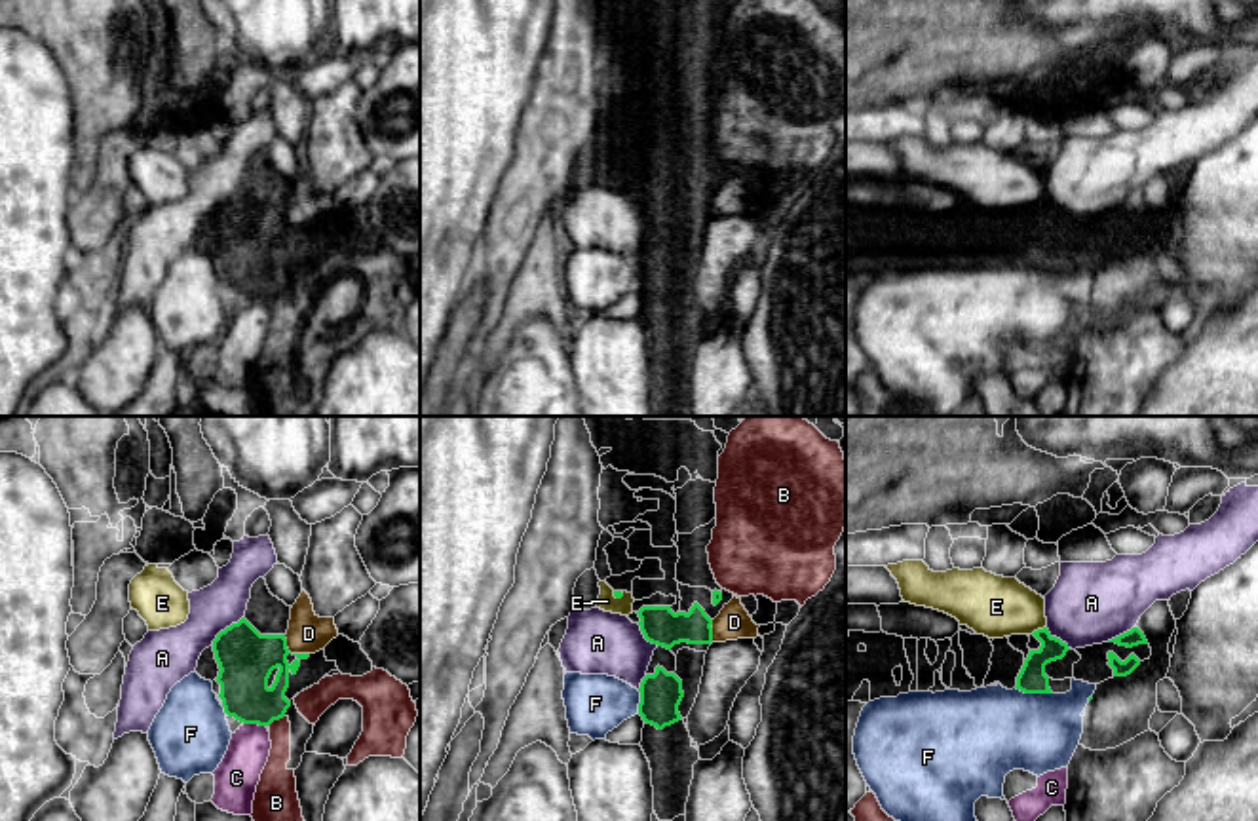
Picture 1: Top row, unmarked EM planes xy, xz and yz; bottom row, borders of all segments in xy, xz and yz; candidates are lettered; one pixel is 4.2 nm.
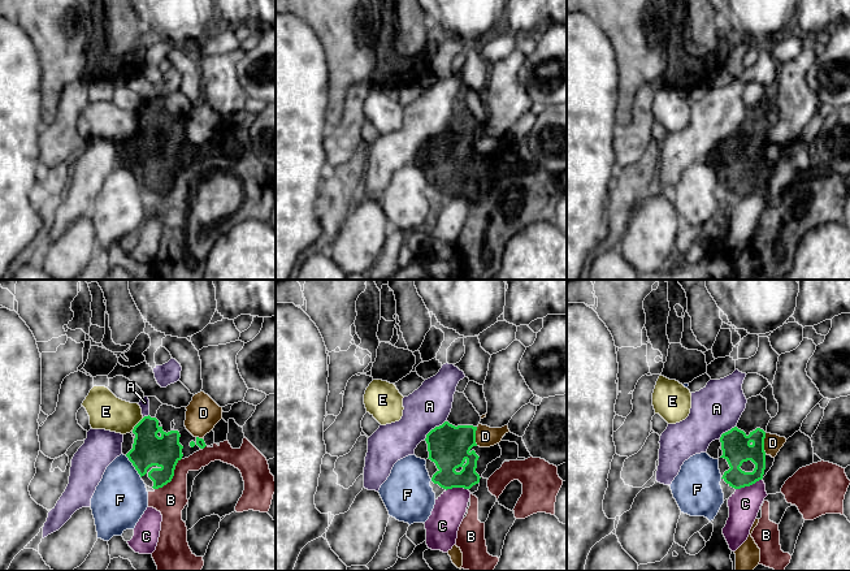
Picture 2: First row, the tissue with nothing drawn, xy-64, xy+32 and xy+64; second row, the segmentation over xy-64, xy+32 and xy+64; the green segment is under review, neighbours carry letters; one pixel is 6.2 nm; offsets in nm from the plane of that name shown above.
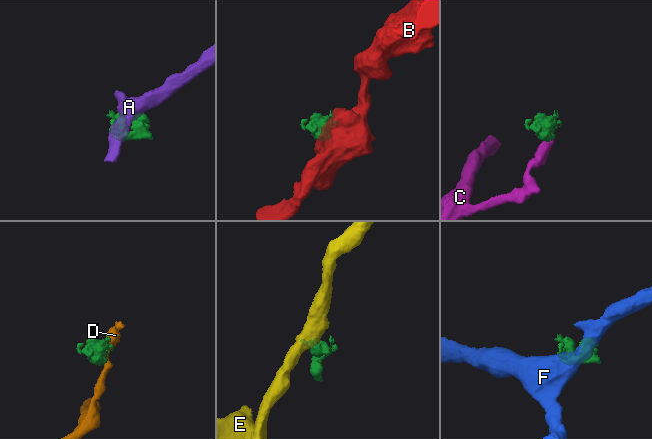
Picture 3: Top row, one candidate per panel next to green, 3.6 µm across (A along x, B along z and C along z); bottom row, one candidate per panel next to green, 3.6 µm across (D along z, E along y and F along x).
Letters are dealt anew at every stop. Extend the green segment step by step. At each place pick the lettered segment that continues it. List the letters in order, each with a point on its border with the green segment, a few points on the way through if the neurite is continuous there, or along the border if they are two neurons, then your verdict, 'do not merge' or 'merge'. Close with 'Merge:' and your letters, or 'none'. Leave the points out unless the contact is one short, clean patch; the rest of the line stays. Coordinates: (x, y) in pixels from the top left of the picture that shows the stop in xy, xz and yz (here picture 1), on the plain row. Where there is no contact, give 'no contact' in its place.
A: meets green in xy at (227, 202); border along xy (242, 190), (227, 200), (211, 219); do not merge
B: meets green in xy at (276, 293); do not merge
C: meets green in xy at (255, 297); border along xy (244, 297), (265, 301); do not merge
D: meets green in xy at (289, 227); border along xy (284, 210), (285, 221), (291, 227), (308, 229); do not merge
E: meets green in yz at (1038, 204); border along yz (1046, 200), (1030, 208); do not merge
F: meets green in yz at (1034, 267); border along yz (1015, 261), (1025, 267), (1051, 268); do not merge
Merge: none

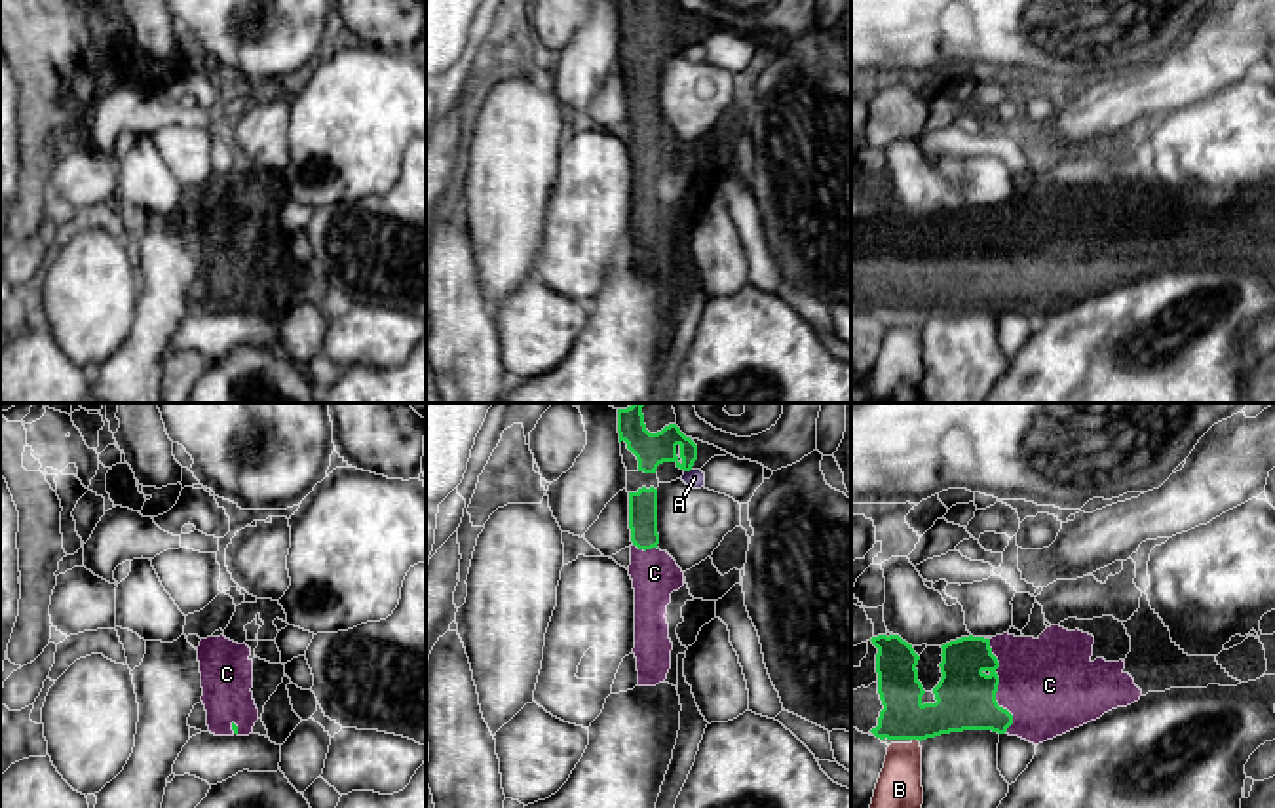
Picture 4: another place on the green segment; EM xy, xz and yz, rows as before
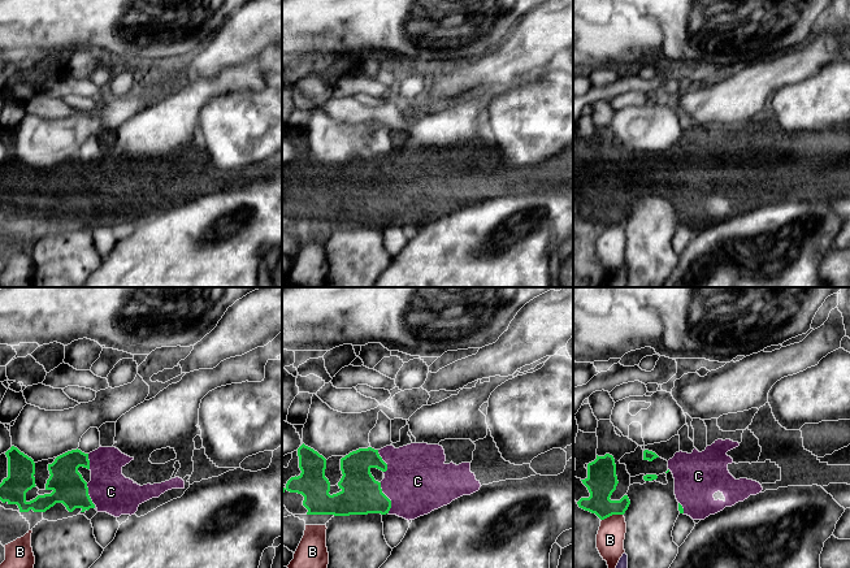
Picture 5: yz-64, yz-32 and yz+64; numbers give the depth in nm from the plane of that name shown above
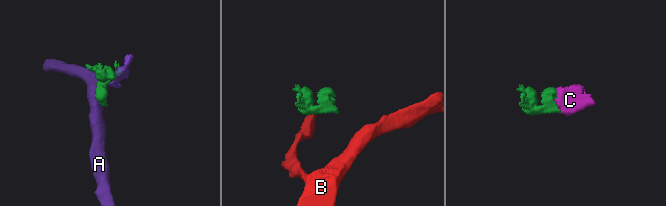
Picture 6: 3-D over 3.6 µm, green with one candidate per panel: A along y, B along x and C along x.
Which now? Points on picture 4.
A: meets green in xz at (686, 44); border along xz (690, 42), (685, 46); do not merge
B: meets green in yz at (916, 312); border along yz (913, 312), (918, 316); do not merge
C: meets green in yz at (996, 261); runs through yz (966, 272), (985, 272), (996, 261), (1049, 259); merge
Merge: C

